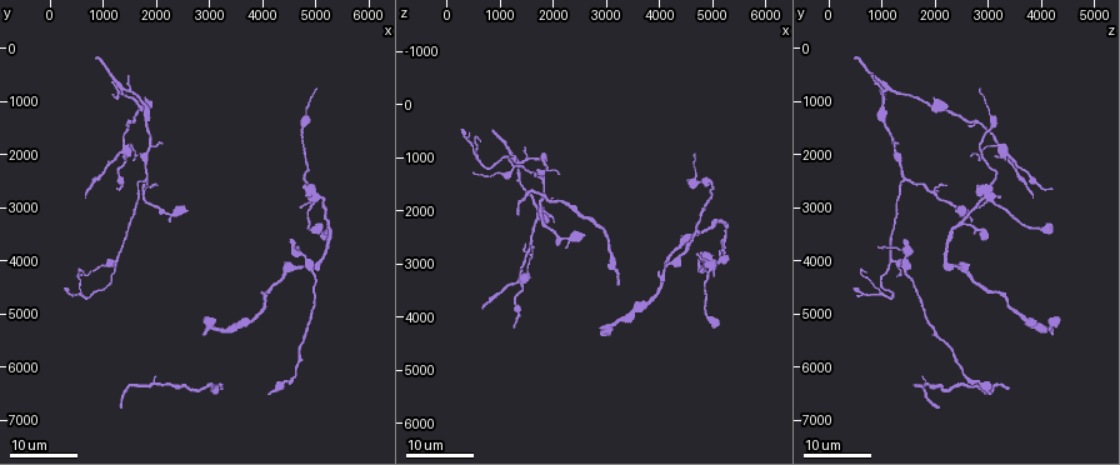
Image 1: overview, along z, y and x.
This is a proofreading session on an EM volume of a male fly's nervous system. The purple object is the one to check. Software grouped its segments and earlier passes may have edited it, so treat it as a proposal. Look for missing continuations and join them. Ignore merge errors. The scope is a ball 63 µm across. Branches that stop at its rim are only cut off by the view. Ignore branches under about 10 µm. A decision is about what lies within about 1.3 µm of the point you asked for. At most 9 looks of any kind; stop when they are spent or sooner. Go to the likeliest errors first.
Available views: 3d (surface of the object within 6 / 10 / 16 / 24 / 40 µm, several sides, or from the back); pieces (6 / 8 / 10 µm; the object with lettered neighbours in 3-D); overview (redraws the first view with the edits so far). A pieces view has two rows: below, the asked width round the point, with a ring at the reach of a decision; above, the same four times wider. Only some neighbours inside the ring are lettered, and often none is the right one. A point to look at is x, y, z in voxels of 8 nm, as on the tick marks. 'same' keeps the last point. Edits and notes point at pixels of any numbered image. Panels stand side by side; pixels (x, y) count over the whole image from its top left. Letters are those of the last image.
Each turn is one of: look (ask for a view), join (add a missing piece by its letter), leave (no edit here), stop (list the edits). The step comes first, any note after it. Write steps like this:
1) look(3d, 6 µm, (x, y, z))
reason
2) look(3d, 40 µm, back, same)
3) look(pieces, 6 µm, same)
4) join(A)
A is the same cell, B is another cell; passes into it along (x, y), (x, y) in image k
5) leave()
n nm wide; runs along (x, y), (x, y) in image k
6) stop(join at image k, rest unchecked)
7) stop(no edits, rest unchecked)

look(3d, 24 µm, (350, 4500, 500))

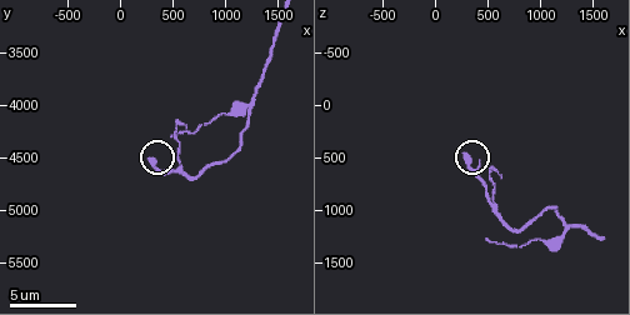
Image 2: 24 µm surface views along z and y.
look(pieces, 6 µm, (320, 4500, 480))

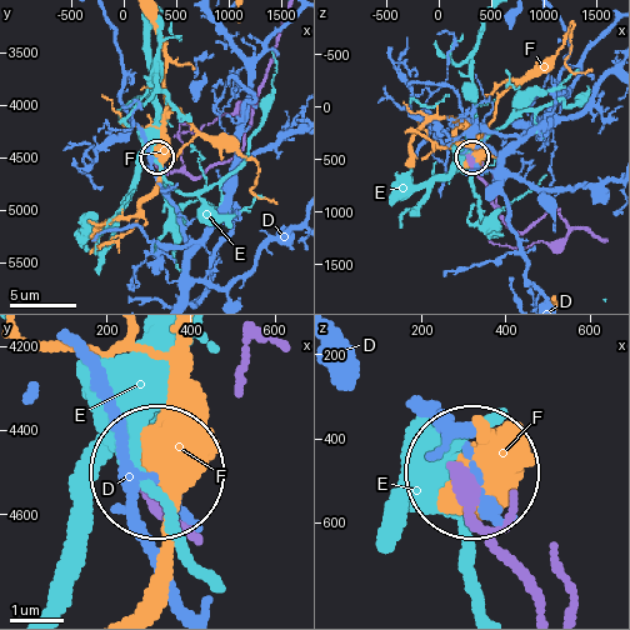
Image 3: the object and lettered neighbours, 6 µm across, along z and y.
leave()
D, E and F are other cells; runs along (544, 600), (480, 520), (476, 484) in image 3; no lettered piece goes on from it

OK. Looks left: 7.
look(3d, 16 µm, (5100, 3550, 3000))
free end

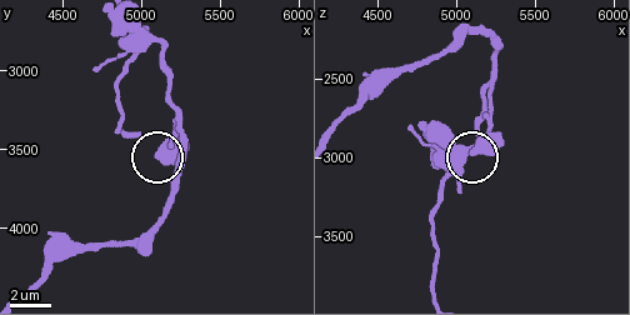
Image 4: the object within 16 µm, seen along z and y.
look(3d, 6 µm, (5120, 3540, 2980))
zoom in

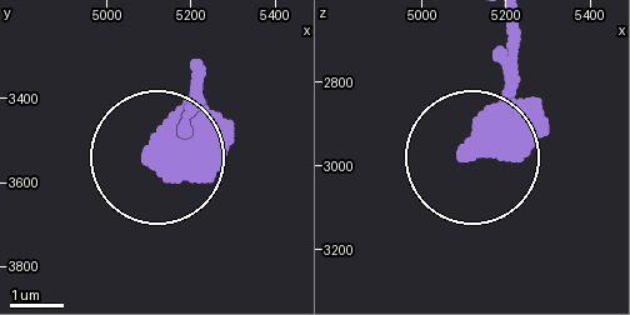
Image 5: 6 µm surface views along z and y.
look(pieces, 10 µm, (5120, 3535, 2960))

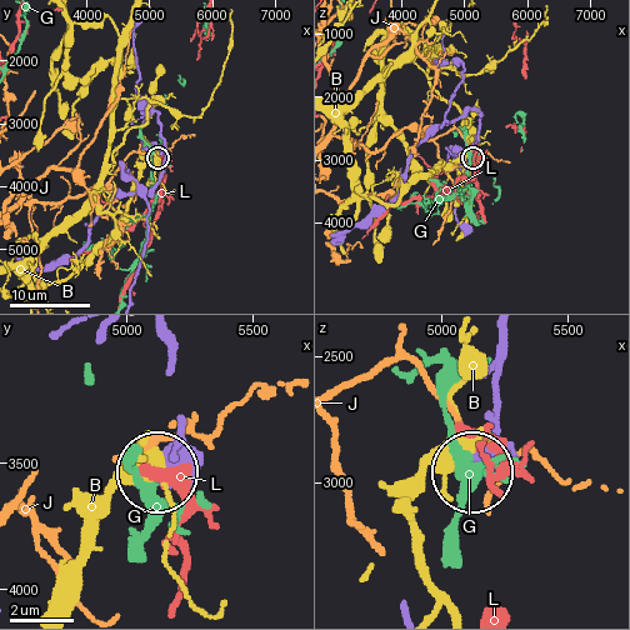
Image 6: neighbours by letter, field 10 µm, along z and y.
leave()
530 nm wide; B, G, J and L are other cells; none of them fits

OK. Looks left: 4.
look(3d, 16 µm, (4750, 2600, 2800))
free end

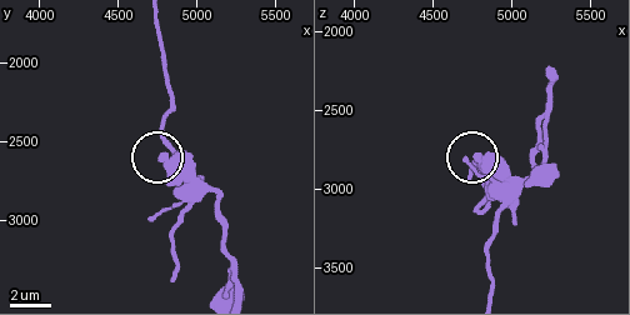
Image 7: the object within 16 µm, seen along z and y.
look(pieces, 10 µm, (4780, 2600, 2800))

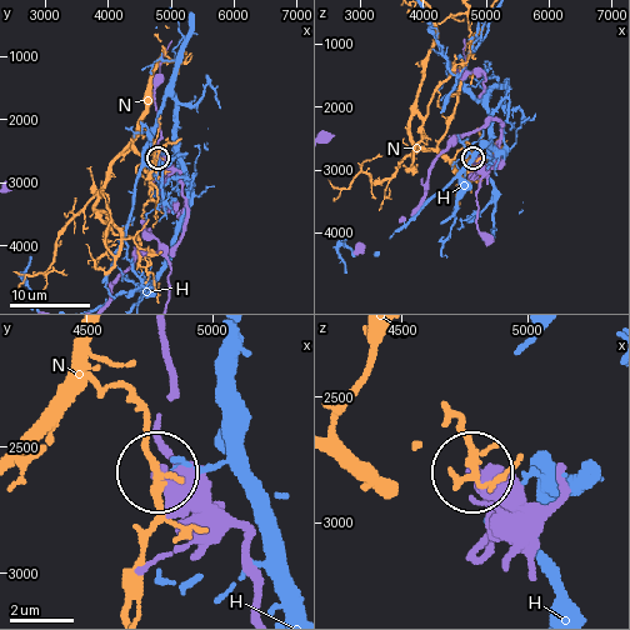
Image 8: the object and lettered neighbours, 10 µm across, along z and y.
leave()
430 nm wide; H and N are other cells; no lettered piece goes on from it

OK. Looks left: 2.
look(3d, 24 µm, (1450, 1400, 2600))
tapers out

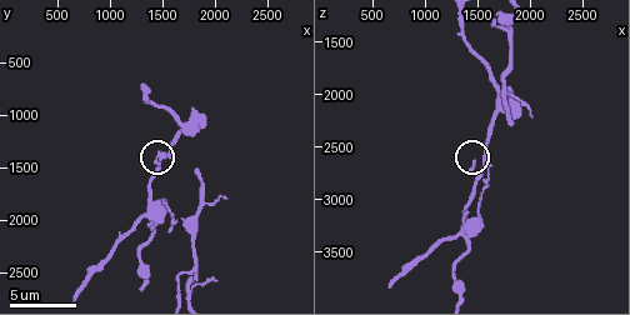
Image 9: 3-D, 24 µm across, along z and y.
look(pieces, 10 µm, (1500, 1440, 2660))

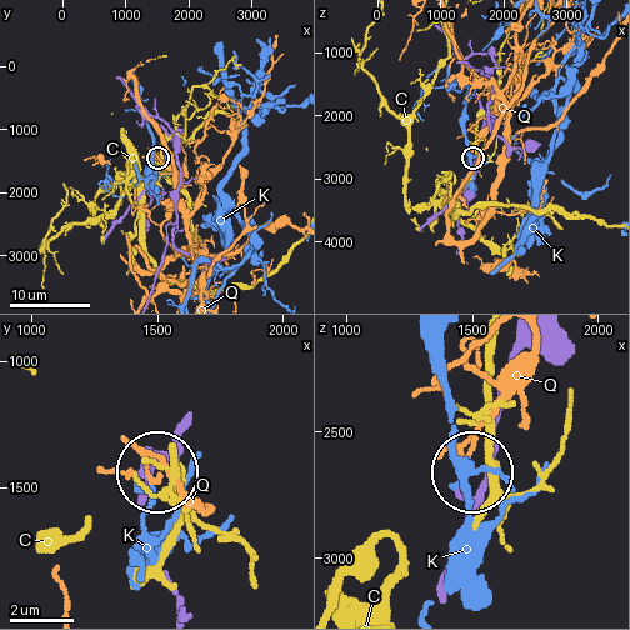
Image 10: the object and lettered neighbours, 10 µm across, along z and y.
leave()
140 nm wide; C, K and Q are other cells; none of them fits

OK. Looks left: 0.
stop(no edits, rest unchecked)

